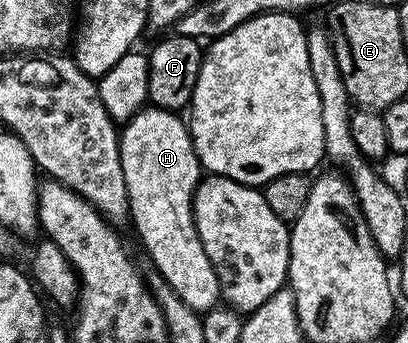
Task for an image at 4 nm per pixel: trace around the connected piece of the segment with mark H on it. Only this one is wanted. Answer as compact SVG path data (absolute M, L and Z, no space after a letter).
M145 106L135 116L126 121L119 129L120 157L122 158L122 174L126 178L126 194L128 195L128 214L130 224L136 227L148 256L152 259L151 267L160 273L161 278L198 313L209 312L221 303L220 279L202 246L202 238L198 238L198 230L192 213L192 199L196 187L202 179L200 159L194 150L192 133L175 111L155 106Z

